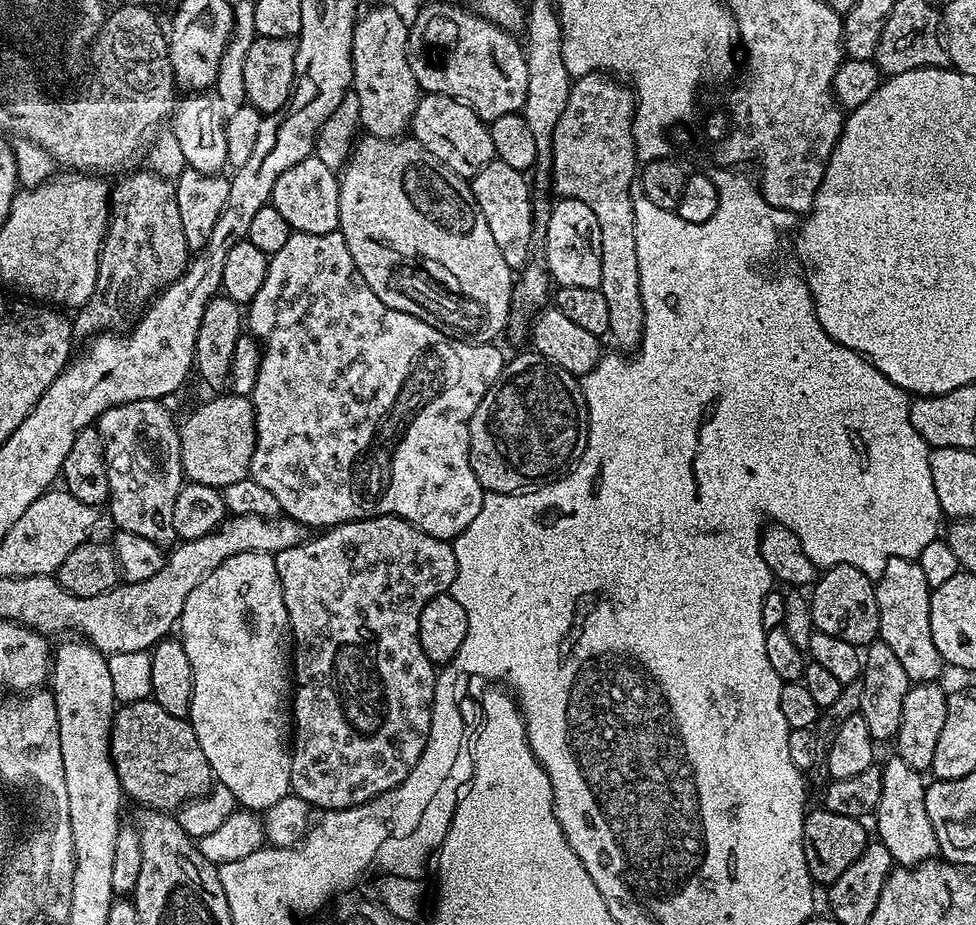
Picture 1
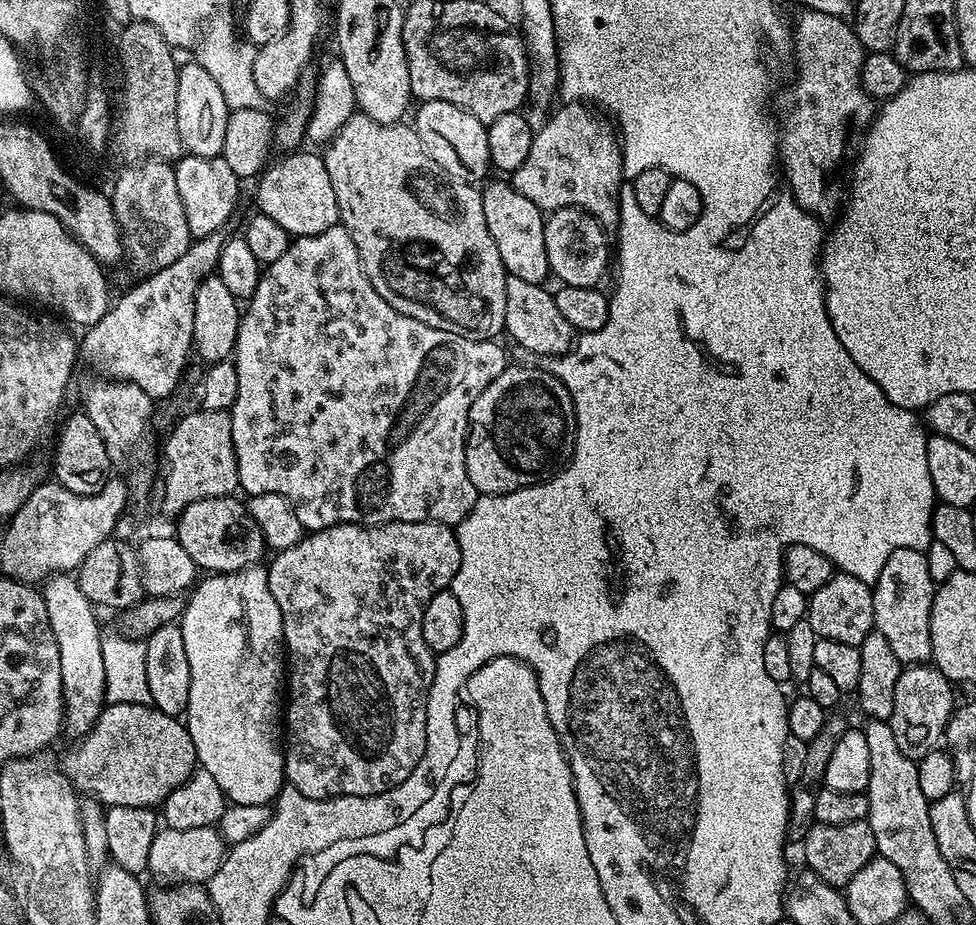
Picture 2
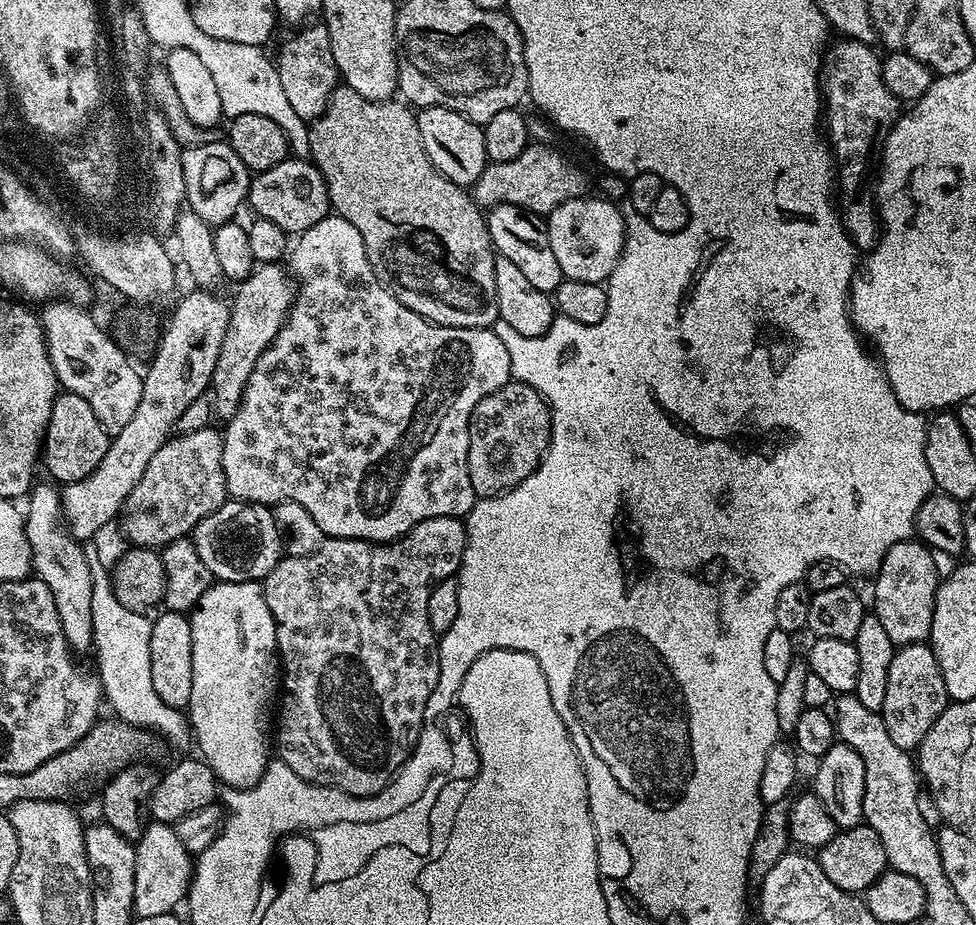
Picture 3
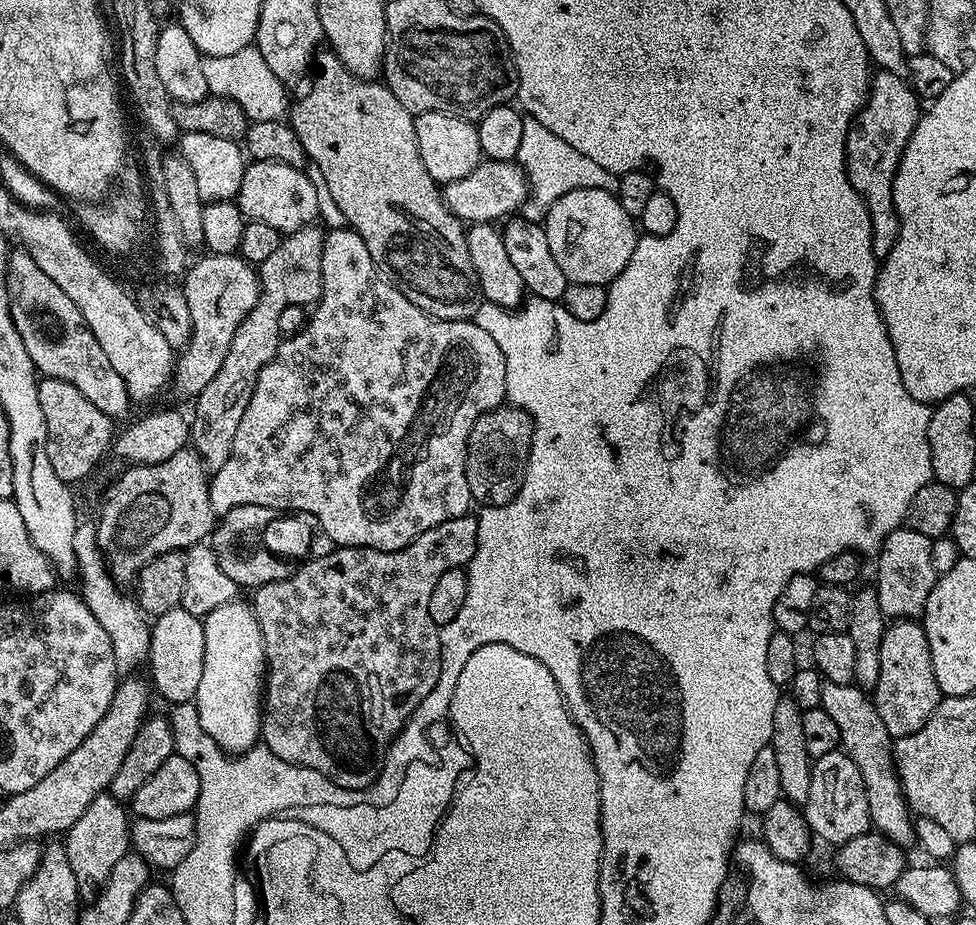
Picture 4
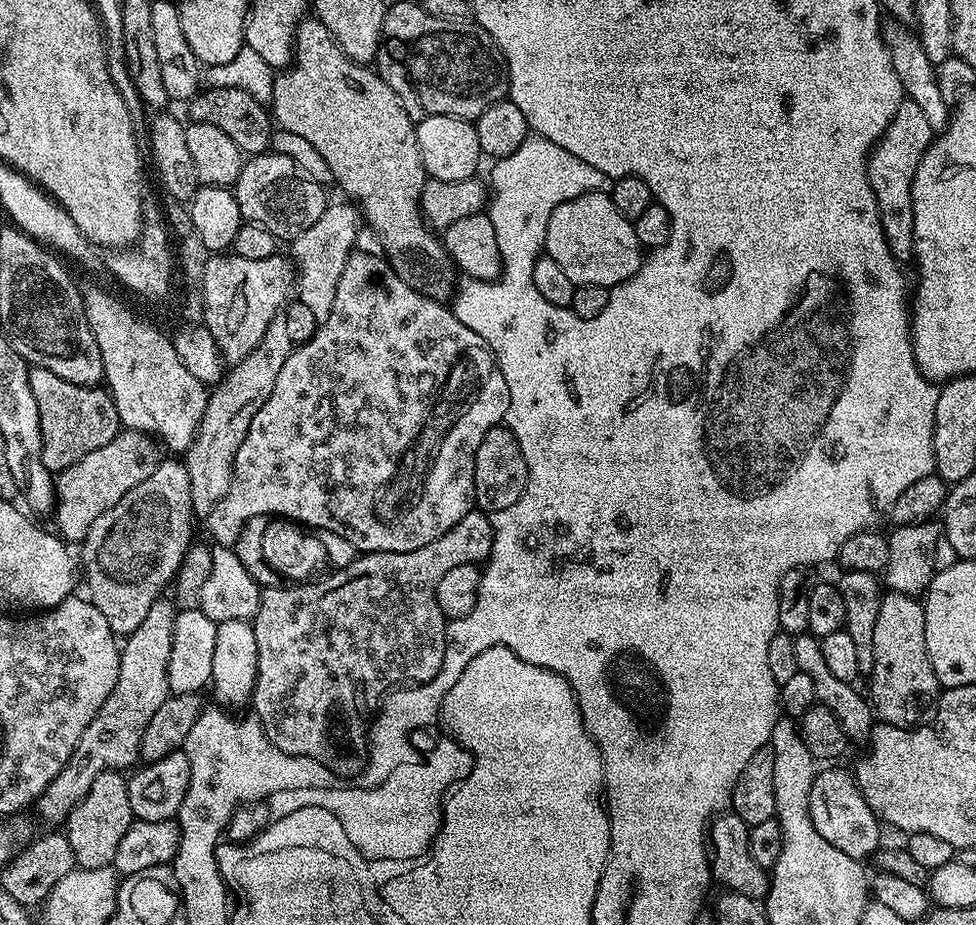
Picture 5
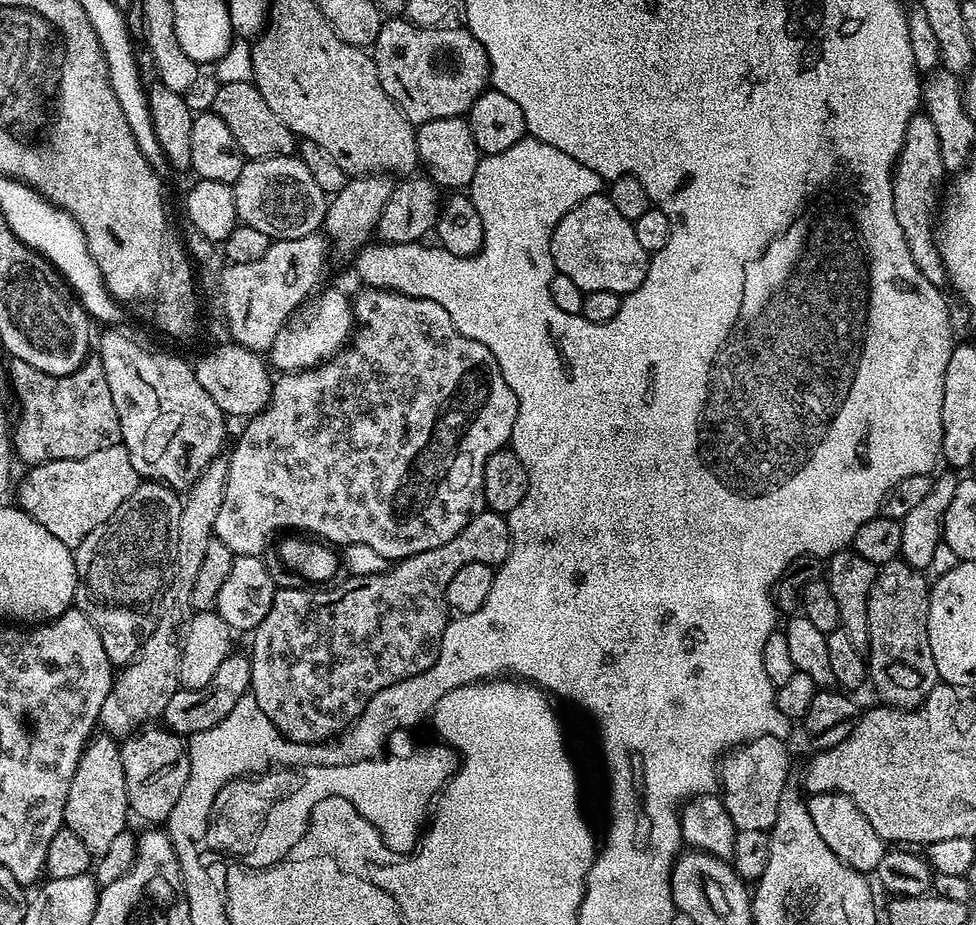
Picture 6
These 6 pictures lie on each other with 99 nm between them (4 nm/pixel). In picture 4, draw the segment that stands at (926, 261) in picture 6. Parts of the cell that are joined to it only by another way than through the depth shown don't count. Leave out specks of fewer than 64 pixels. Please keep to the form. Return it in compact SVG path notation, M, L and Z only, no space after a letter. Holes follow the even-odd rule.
M877 71L872 77L868 99L848 127L848 177L850 186L864 197L872 227L872 249L877 261L882 262L890 254L898 238L900 223L894 210L894 174L900 165L906 142L914 134L914 126L920 120L922 101L911 83L903 75Z

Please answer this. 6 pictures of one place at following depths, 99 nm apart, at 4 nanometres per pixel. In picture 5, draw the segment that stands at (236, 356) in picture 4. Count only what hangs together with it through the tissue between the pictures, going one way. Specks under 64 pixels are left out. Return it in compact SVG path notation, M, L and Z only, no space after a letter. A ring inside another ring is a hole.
M352 202L343 203L329 203L322 218L318 218L310 230L302 230L302 234L290 242L290 256L294 261L294 292L300 295L305 310L312 312L313 321L316 322L330 318L330 310L334 310L338 278L342 278L342 270L346 270L346 262L356 248L356 235L362 227L359 207ZM279 319L272 320L266 334L262 334L262 342L258 342L242 362L231 365L224 379L211 389L200 428L186 453L190 500L197 517L206 518L230 490L238 446L242 446L242 438L246 438L246 430L250 430L254 414L258 414L266 398L270 398L270 390L274 390L274 382L278 382L278 373L282 371L286 358L290 358L294 339L290 333L280 329L280 323Z

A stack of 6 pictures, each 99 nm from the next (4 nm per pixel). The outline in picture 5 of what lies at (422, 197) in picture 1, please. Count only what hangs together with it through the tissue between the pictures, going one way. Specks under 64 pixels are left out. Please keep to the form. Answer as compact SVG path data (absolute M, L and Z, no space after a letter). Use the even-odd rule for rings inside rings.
M305 18L296 26L294 59L290 67L281 71L273 82L270 115L279 127L306 138L306 142L310 142L310 146L326 158L335 187L340 187L348 195L345 197L358 205L367 227L380 240L383 255L393 270L423 296L447 301L457 287L458 272L448 257L441 237L429 227L420 210L420 191L424 188L426 173L420 161L416 124L406 114L398 94L386 86L380 73L351 60L322 21Z

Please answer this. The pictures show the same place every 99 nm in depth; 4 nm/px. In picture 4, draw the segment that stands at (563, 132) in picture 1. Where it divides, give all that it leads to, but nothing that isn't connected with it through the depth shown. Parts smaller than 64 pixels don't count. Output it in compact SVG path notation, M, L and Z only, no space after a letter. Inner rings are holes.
M484 158L477 168L466 174L466 178L443 185L442 195L444 205L465 225L491 224L503 221L523 209L529 196L528 176L516 162Z

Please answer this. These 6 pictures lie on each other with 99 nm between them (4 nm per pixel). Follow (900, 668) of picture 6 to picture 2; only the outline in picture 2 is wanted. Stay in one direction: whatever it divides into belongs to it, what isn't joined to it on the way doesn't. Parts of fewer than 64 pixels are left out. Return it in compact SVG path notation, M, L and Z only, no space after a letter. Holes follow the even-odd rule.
M916 662L901 671L898 686L894 686L894 710L887 722L894 730L898 750L902 750L902 754L906 754L906 758L919 762L926 754L937 751L938 745L945 739L948 720L954 711L952 688L954 689L953 681L945 678L931 663Z

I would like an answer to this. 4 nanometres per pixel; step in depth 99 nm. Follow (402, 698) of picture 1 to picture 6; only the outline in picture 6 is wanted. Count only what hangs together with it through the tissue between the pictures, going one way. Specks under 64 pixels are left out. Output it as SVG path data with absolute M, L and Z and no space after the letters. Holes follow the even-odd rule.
M482 510L462 526L450 542L442 542L442 546L422 554L407 556L405 560L393 563L387 572L348 576L345 584L328 587L281 587L270 614L262 618L250 636L250 694L266 718L270 718L288 740L299 744L322 744L337 739L364 713L364 707L378 690L414 678L434 666L442 646L442 634L450 619L450 609L444 598L444 588L450 578L470 562L499 566L510 554L511 545L507 519L501 513Z

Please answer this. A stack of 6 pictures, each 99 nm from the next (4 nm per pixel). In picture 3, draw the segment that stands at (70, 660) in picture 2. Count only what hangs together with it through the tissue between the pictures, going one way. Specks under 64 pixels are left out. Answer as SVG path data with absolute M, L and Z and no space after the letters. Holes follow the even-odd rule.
M52 482L47 483L37 483L26 497L28 512L26 508L24 529L32 551L32 572L35 579L46 582L46 586L50 586L50 594L54 594L54 606L58 606L58 618L62 621L62 634L66 634L66 642L73 653L81 654L80 652L89 651L92 648L92 615L90 614L92 575L88 565L88 552L80 549L83 548L81 541L77 540L66 527L64 507L60 504L57 485Z

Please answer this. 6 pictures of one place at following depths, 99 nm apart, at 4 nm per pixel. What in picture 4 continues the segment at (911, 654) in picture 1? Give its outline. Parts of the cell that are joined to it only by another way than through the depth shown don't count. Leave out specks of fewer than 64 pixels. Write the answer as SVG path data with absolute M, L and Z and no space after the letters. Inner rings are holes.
M901 526L892 531L880 547L875 557L877 572L874 587L878 594L878 606L889 621L923 617L926 598L930 598L930 590L934 590L938 579L934 570L932 541L931 536Z

